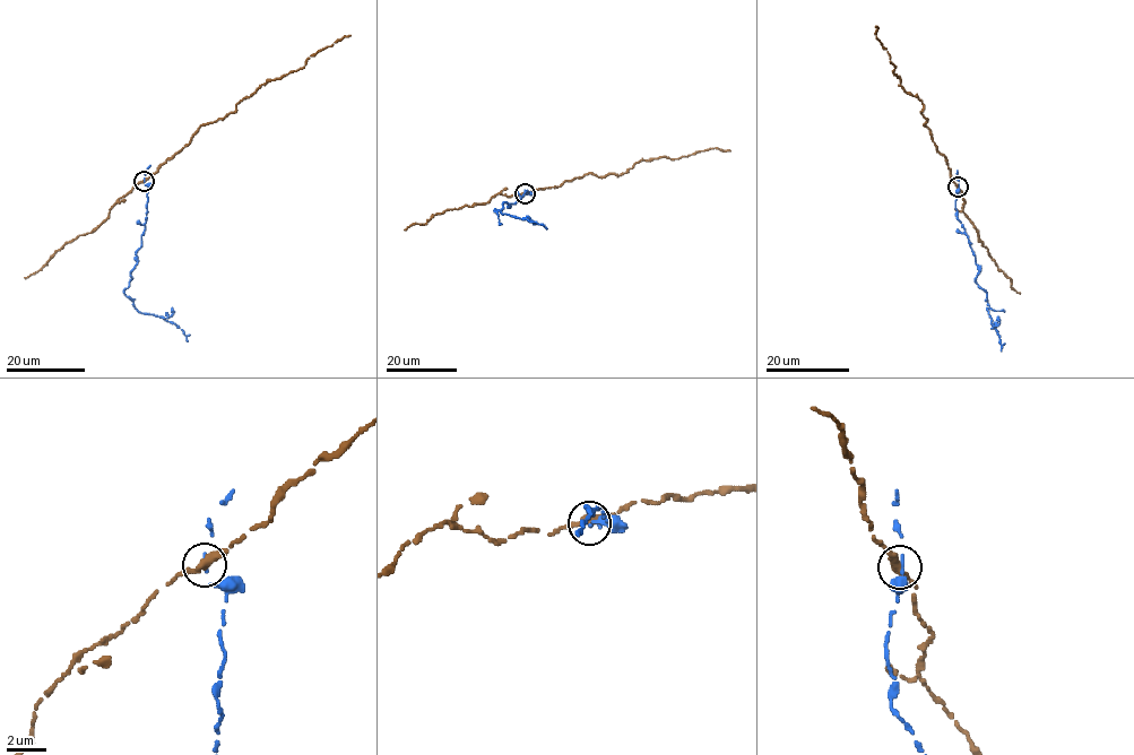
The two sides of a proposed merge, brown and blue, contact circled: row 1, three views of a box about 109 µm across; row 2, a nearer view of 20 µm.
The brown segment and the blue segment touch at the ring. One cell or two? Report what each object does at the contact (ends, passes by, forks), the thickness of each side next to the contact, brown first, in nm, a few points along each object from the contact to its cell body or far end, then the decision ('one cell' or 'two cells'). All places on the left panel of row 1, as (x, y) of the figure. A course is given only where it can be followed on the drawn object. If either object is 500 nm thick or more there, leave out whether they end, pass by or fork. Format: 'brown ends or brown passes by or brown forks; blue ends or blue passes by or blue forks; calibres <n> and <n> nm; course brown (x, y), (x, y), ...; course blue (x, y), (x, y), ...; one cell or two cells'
brown passes by; blue passes by; calibres 360 and 130 nm; course brown (144, 181), (185, 146), (200, 126), (223, 119), (266, 83), (303, 68), (311, 55), (351, 35); course blue (144, 181), (146, 222), (137, 265), (123, 292), (139, 312), (175, 323), (188, 341); two cells

